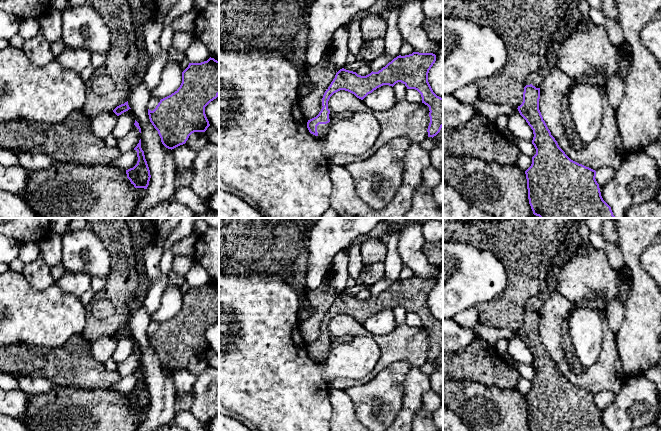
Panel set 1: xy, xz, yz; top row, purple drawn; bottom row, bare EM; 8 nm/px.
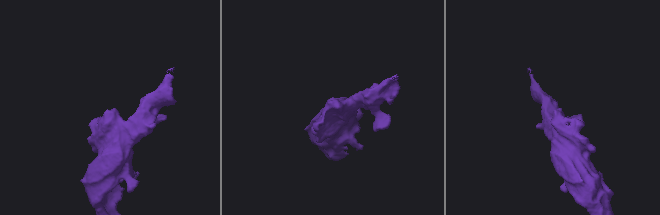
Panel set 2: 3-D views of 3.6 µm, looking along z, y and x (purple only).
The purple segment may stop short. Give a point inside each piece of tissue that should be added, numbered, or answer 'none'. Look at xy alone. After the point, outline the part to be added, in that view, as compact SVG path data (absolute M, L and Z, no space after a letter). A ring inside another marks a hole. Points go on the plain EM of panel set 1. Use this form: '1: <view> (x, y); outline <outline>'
none

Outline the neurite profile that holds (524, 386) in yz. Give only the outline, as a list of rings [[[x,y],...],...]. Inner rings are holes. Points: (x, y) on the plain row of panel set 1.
[[[521,378],[516,386],[516,389],[524,396],[531,390],[531,388],[532,381],[525,378]]]

